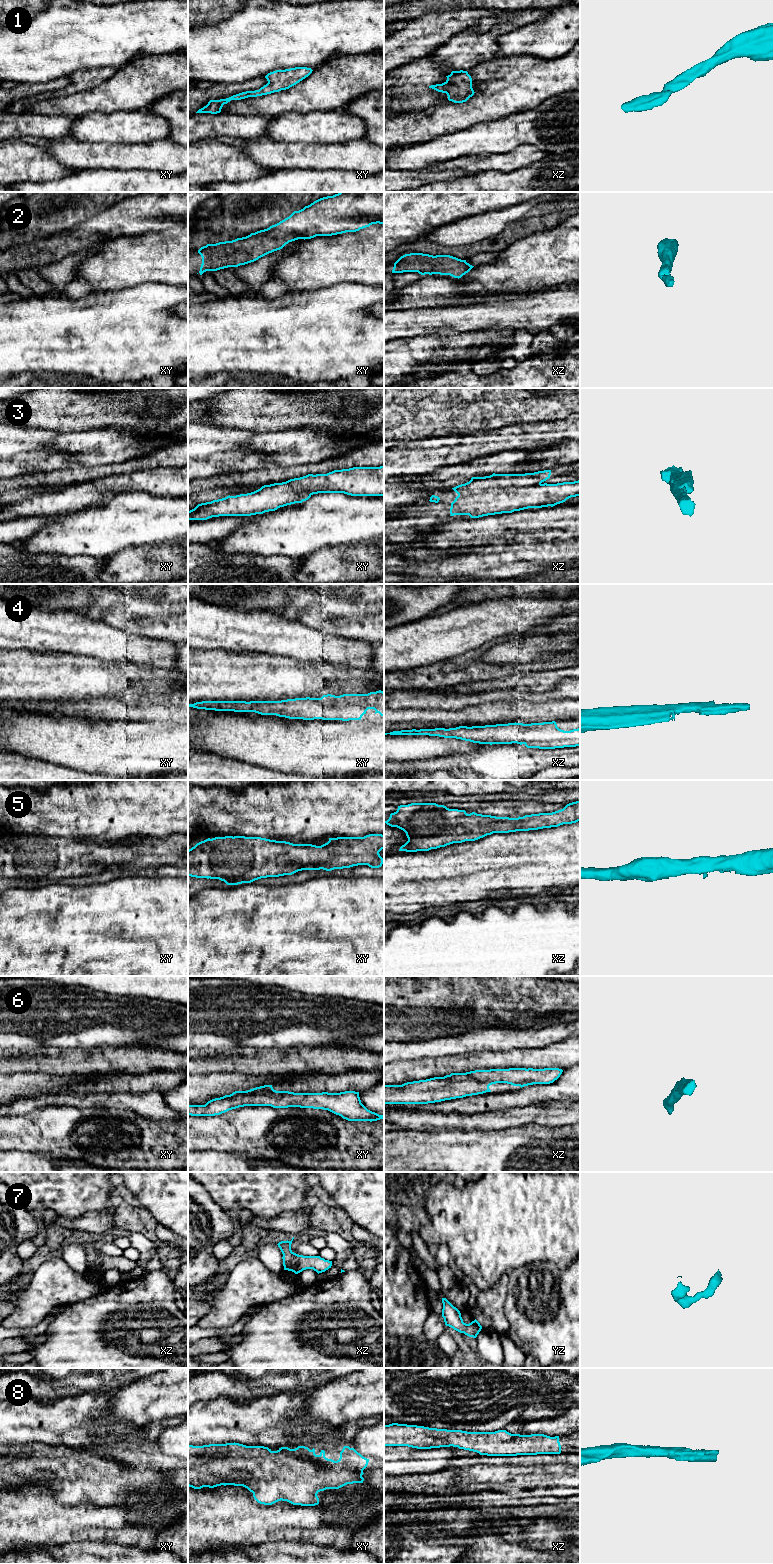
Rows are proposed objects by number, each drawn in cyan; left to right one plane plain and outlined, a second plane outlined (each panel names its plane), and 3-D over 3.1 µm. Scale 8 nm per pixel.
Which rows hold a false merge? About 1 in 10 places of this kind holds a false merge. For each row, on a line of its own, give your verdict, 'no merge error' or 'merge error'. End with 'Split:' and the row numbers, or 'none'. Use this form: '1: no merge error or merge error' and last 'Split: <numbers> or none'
1: no merge error
2: no merge error
3: no merge error
4: no merge error
5: no merge error
6: no merge error
7: no merge error
8: no merge error
Split: none

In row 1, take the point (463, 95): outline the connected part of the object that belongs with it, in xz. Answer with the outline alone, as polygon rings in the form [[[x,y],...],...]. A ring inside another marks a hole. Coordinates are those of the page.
[[[452,71],[446,76],[447,80],[442,84],[431,85],[438,92],[446,93],[448,100],[454,103],[466,102],[474,95],[472,88],[472,78],[467,71]]]

